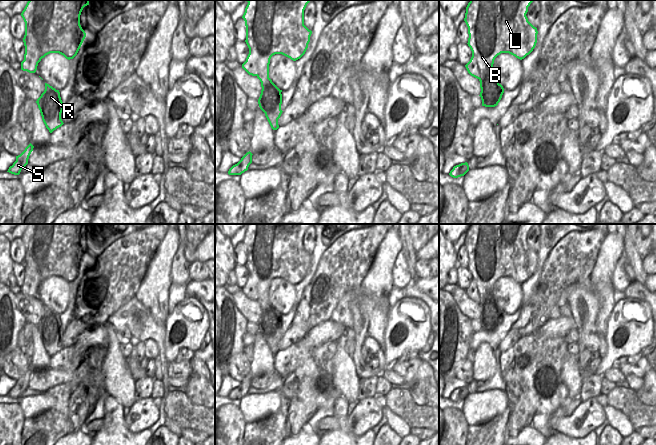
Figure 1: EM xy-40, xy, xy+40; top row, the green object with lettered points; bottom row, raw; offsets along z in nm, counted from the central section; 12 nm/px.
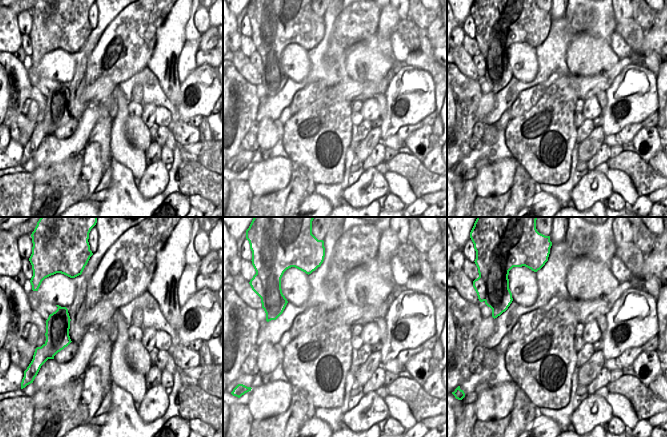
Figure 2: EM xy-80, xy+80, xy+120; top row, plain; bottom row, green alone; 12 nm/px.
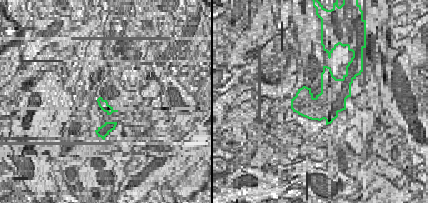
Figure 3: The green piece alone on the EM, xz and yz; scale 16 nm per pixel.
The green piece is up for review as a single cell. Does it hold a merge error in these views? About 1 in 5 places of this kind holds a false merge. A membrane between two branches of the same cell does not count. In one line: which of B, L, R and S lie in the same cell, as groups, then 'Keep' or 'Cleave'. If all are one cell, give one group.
Groups: B L R S. Keep

